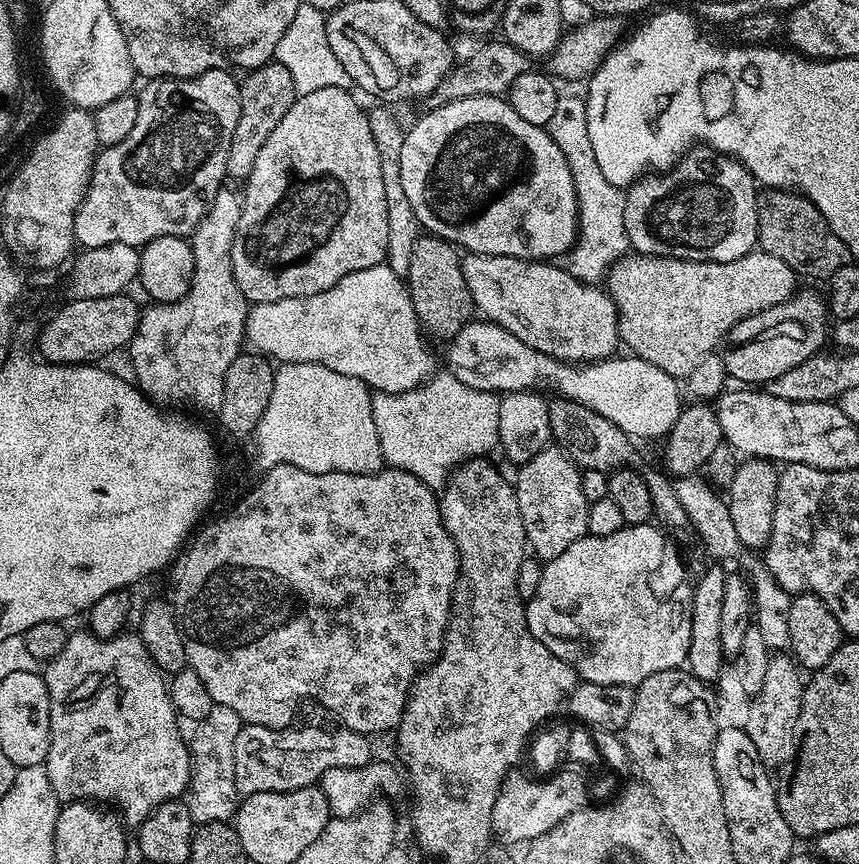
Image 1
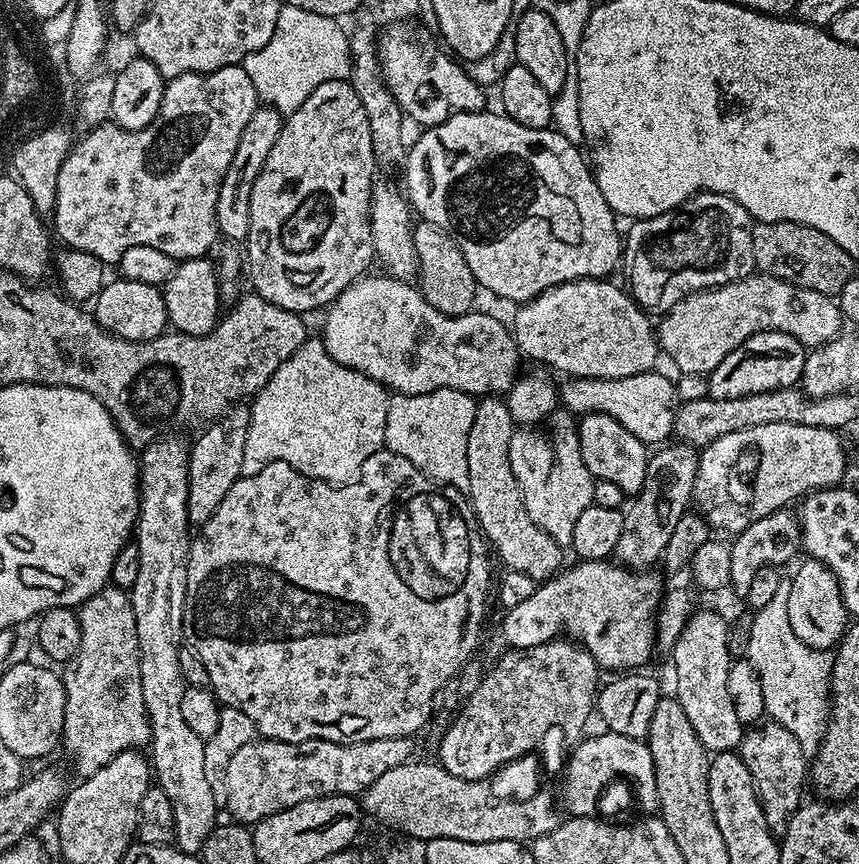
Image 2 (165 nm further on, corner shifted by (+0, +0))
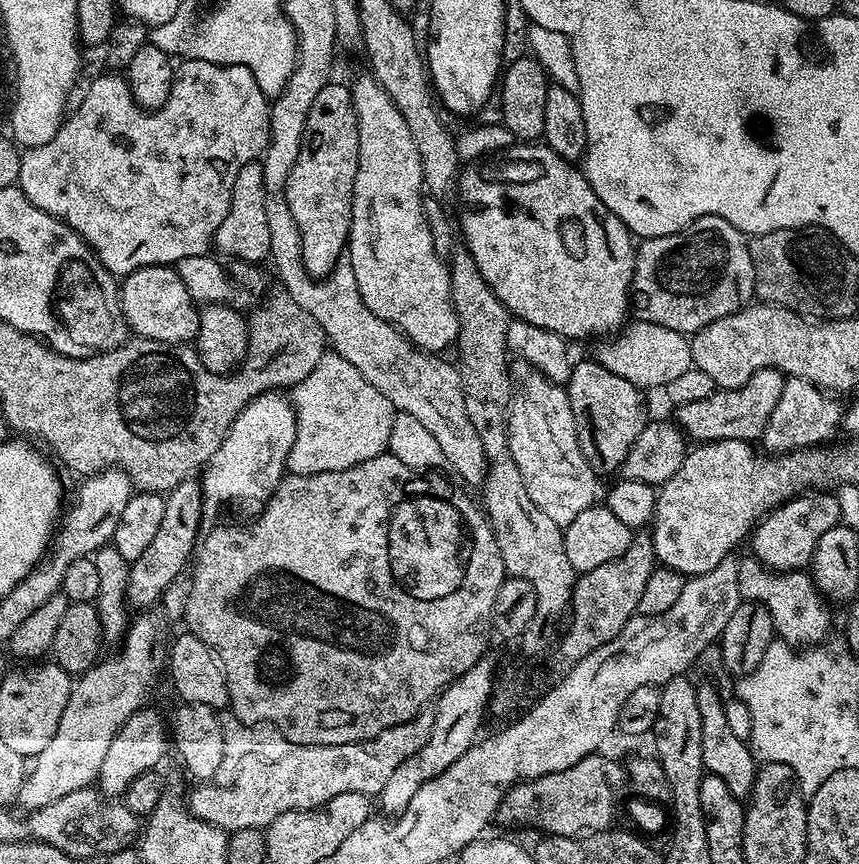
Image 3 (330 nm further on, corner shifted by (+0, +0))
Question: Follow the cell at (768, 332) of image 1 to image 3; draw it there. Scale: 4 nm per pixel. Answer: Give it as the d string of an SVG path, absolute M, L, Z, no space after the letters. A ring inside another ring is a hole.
M776 368L758 370L740 388L725 388L710 394L702 402L686 402L675 409L675 423L685 437L692 442L709 440L746 440L756 442L764 435L766 422L778 406L778 397L782 395L782 386L786 377Z

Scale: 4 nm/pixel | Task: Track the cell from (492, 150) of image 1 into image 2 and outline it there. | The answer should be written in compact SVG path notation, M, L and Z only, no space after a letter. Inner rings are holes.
M499 111L491 112L456 112L446 122L442 122L433 128L425 128L419 134L416 141L411 141L406 155L402 161L404 168L403 191L408 197L408 203L415 215L421 221L432 223L449 235L461 248L465 255L466 263L473 271L477 285L504 300L513 300L513 305L527 304L538 294L542 294L547 288L553 288L559 284L565 284L571 280L591 280L593 278L608 278L612 271L618 268L622 260L622 232L616 229L618 217L611 206L602 198L602 190L598 190L598 182L586 159L577 145L567 141L559 132L551 127L531 128L514 122L509 116Z

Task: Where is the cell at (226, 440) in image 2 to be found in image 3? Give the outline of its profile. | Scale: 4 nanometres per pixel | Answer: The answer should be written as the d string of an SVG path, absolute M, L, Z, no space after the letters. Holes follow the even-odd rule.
M189 478L182 481L173 492L167 493L164 505L166 515L163 516L158 526L158 534L154 537L154 542L150 542L150 547L144 551L142 558L131 561L130 564L128 603L133 609L140 608L136 610L151 609L148 607L155 600L157 603L163 597L165 590L185 575L202 536L200 523L205 523L206 517L204 495L200 489L199 479Z

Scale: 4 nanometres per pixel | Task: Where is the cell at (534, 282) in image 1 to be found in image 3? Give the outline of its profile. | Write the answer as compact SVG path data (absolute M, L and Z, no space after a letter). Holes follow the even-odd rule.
M639 318L625 323L622 330L611 338L605 339L594 352L594 358L610 374L618 374L618 378L626 378L635 388L662 390L674 378L686 374L686 370L694 367L692 362L692 341L685 333L678 330L666 330L666 326L658 326L654 322L646 322Z

